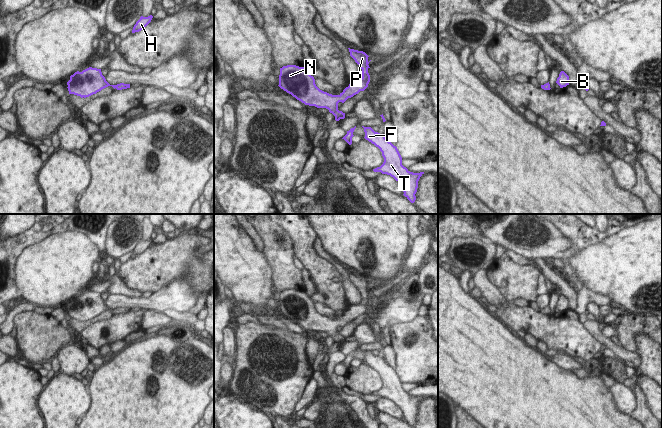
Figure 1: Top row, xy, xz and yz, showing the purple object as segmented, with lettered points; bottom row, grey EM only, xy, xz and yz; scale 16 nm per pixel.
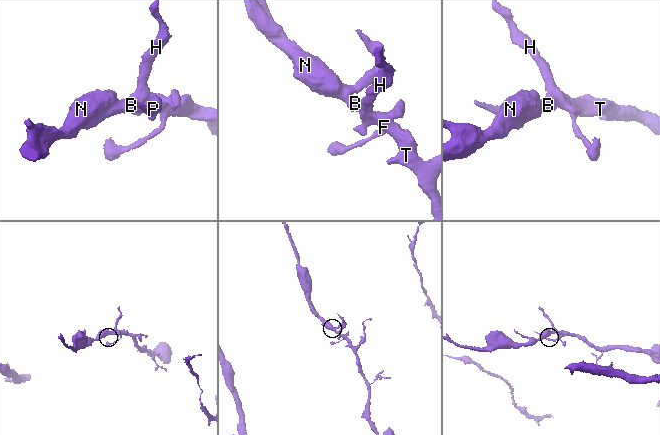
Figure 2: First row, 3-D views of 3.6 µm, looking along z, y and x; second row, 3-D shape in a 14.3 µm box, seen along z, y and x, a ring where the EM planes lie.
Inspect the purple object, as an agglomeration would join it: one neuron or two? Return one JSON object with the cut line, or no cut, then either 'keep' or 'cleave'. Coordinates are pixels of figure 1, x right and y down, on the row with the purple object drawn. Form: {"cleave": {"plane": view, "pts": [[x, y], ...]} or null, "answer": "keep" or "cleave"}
{"cleave": null, "answer": "keep"}

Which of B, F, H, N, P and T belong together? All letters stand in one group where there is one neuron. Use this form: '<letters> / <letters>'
B F H N P T

